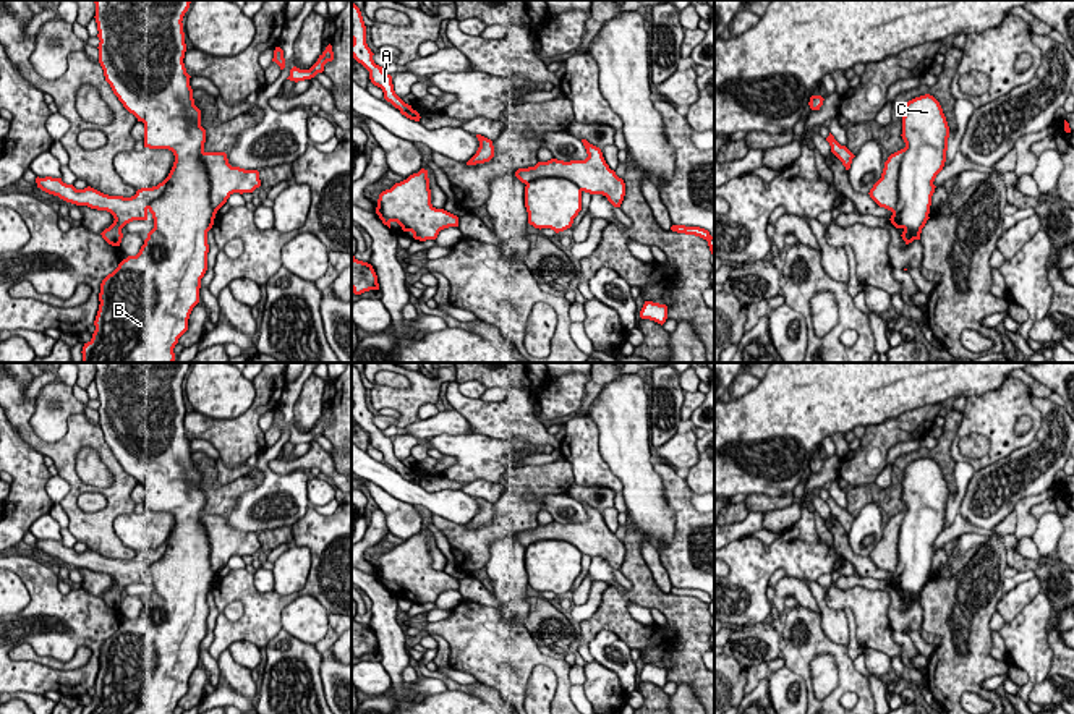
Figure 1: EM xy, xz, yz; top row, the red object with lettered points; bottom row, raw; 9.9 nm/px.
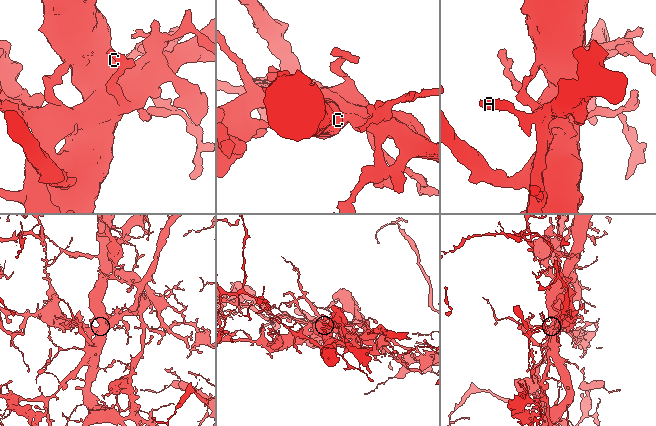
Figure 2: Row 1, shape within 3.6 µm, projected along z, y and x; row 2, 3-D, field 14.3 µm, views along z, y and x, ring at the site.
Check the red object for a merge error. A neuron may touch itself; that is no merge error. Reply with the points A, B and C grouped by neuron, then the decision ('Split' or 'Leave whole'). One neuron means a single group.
Groups: A / B C. Split

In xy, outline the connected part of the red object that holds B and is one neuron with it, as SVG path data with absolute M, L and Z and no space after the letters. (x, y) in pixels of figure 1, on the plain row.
M191 363L92 364L105 444L123 470L144 486L144 510L168 512L175 525L164 557L147 568L154 591L139 615L123 622L100 646L96 693L83 714L173 714L199 665L201 641L207 633L207 594L217 576L201 523L206 492L183 426L186 406L181 384Z

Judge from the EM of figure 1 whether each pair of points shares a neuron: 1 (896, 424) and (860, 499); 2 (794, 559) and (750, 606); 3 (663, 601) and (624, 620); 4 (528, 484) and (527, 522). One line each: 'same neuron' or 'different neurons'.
1: different neurons
2: same neuron
3: same neuron
4: same neuron

